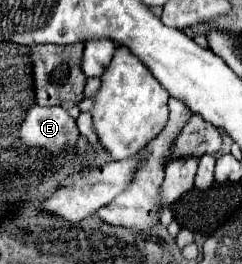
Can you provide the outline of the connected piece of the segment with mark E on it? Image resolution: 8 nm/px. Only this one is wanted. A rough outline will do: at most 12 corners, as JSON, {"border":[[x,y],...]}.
{"border":[[35,105],[19,137],[51,155],[75,149],[79,129],[67,109]]}

